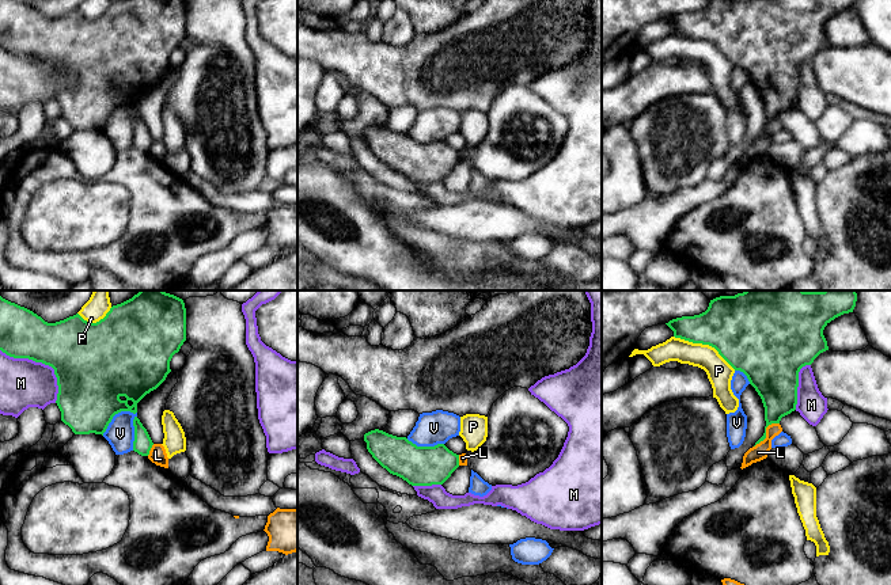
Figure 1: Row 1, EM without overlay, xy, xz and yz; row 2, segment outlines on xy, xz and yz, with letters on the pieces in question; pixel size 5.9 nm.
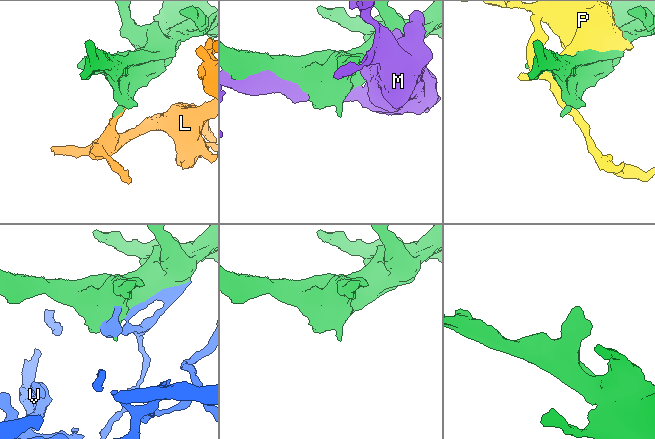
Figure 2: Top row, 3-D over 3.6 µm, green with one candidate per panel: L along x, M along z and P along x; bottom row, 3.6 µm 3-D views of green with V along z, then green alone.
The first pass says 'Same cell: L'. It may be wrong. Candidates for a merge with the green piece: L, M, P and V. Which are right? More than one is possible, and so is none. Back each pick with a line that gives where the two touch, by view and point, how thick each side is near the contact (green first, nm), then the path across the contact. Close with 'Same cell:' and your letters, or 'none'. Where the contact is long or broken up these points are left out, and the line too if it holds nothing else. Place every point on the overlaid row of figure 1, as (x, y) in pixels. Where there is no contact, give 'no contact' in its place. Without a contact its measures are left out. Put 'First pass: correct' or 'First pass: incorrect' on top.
First pass: incorrect
Same cell: none

